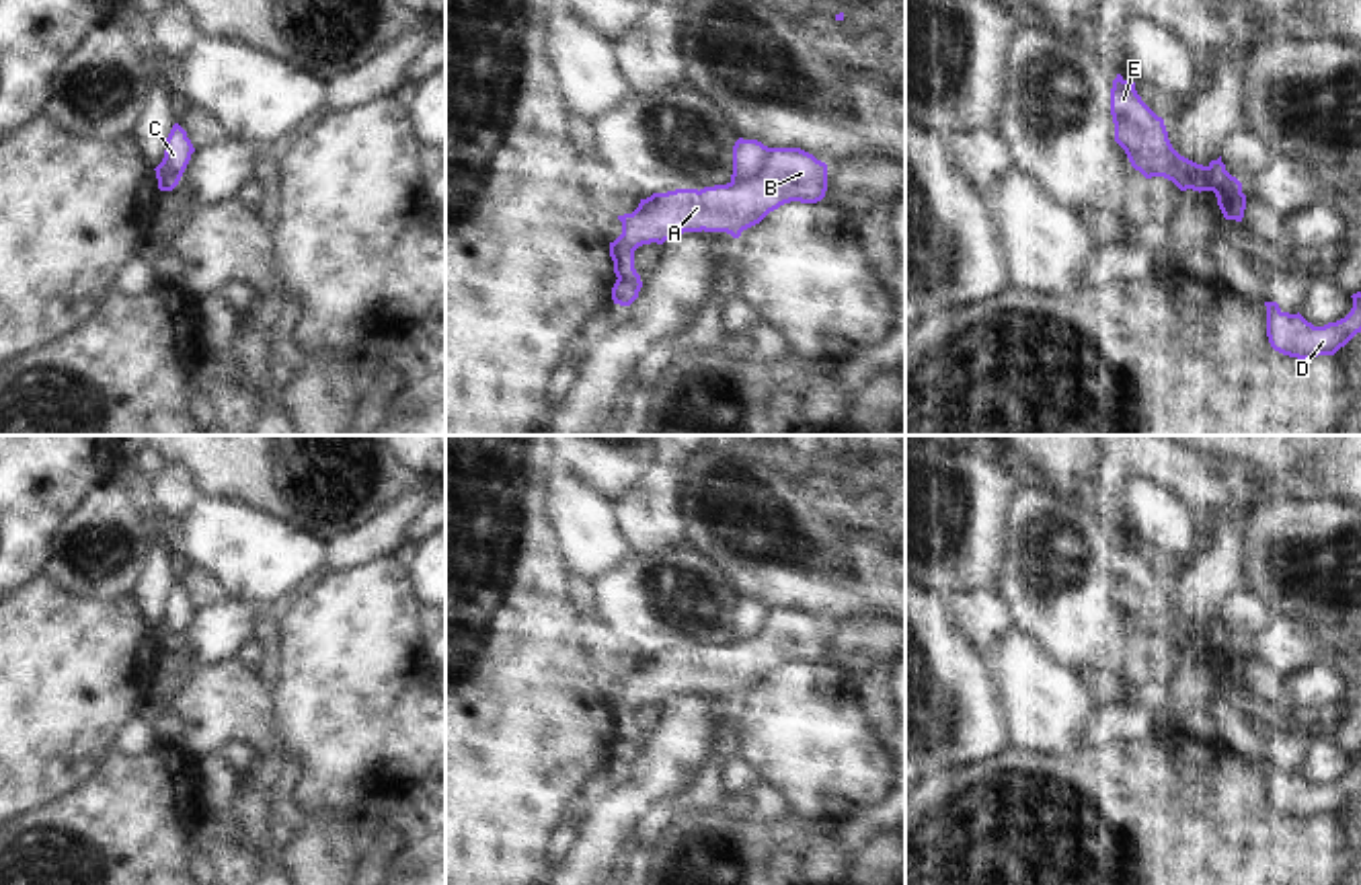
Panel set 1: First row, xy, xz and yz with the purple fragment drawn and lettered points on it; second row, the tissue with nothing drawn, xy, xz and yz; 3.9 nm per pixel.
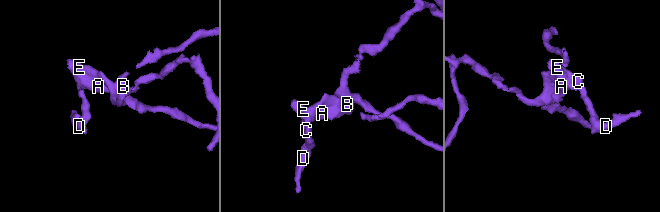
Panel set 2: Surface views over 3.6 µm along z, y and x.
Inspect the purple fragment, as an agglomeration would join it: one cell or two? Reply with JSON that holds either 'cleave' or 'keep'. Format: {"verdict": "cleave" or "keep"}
{"verdict": "cleave"}

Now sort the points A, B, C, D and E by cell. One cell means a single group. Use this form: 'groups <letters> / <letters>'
groups A B E / C D

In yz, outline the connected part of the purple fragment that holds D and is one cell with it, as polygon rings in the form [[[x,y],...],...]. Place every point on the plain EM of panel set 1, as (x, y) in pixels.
[[[1361,752],[1353,754],[1351,758],[1351,772],[1345,778],[1324,786],[1314,786],[1299,772],[1283,772],[1277,762],[1265,762],[1267,797],[1271,807],[1283,815],[1297,819],[1334,815],[1357,793],[1361,793]]]

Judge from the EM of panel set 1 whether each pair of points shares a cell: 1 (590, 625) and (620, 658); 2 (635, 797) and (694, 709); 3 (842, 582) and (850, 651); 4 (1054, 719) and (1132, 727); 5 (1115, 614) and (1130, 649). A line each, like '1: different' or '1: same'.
1: same
2: same
3: different
4: different
5: same

